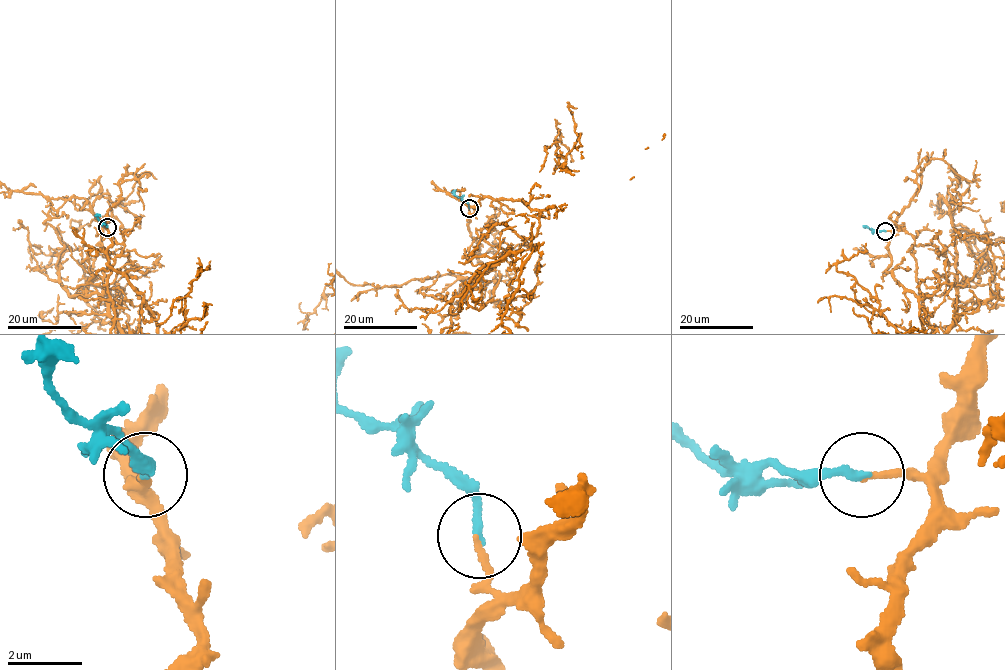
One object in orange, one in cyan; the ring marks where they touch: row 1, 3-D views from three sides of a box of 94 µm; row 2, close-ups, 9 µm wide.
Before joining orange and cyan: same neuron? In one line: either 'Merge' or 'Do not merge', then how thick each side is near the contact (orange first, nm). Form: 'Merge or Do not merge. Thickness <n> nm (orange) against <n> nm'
Merge. Thickness 170 nm (orange) against 200 nm

